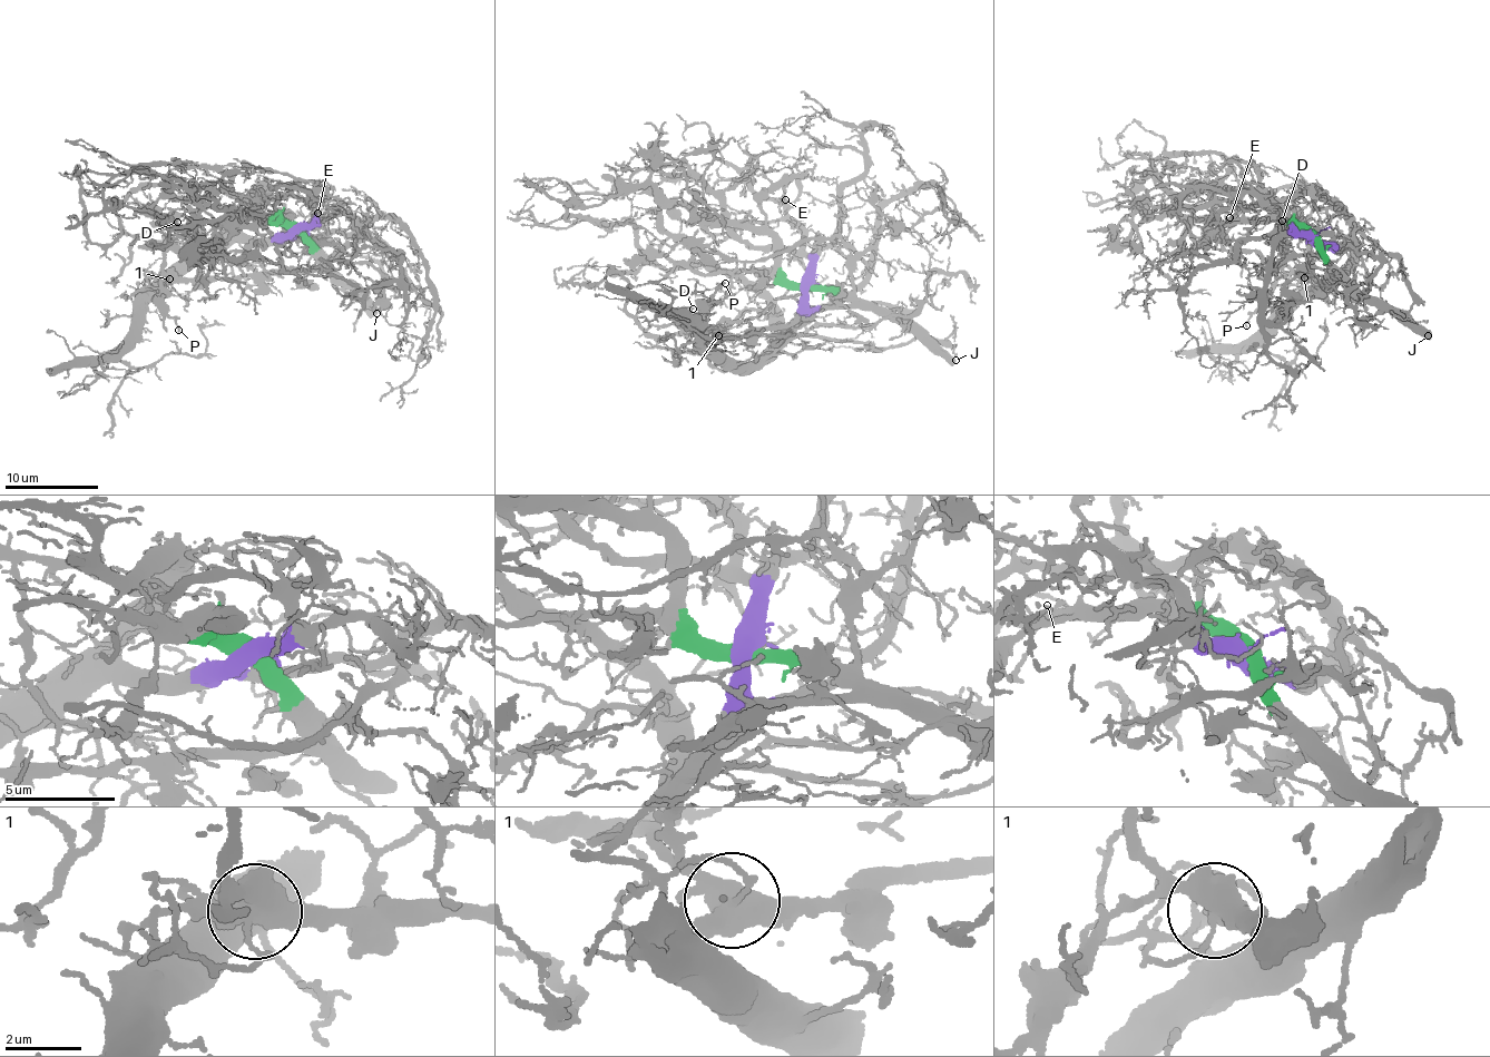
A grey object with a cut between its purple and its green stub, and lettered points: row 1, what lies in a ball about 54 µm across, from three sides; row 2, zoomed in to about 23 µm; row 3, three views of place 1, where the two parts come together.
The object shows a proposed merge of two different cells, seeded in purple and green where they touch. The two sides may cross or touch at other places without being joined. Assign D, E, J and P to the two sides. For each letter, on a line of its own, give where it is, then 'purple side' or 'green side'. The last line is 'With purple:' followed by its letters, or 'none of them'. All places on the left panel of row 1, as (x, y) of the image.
D: at (177, 222); green side
E: at (317, 213); purple side
J: at (376, 313); green side
P: at (178, 330); green side
With purple: E

